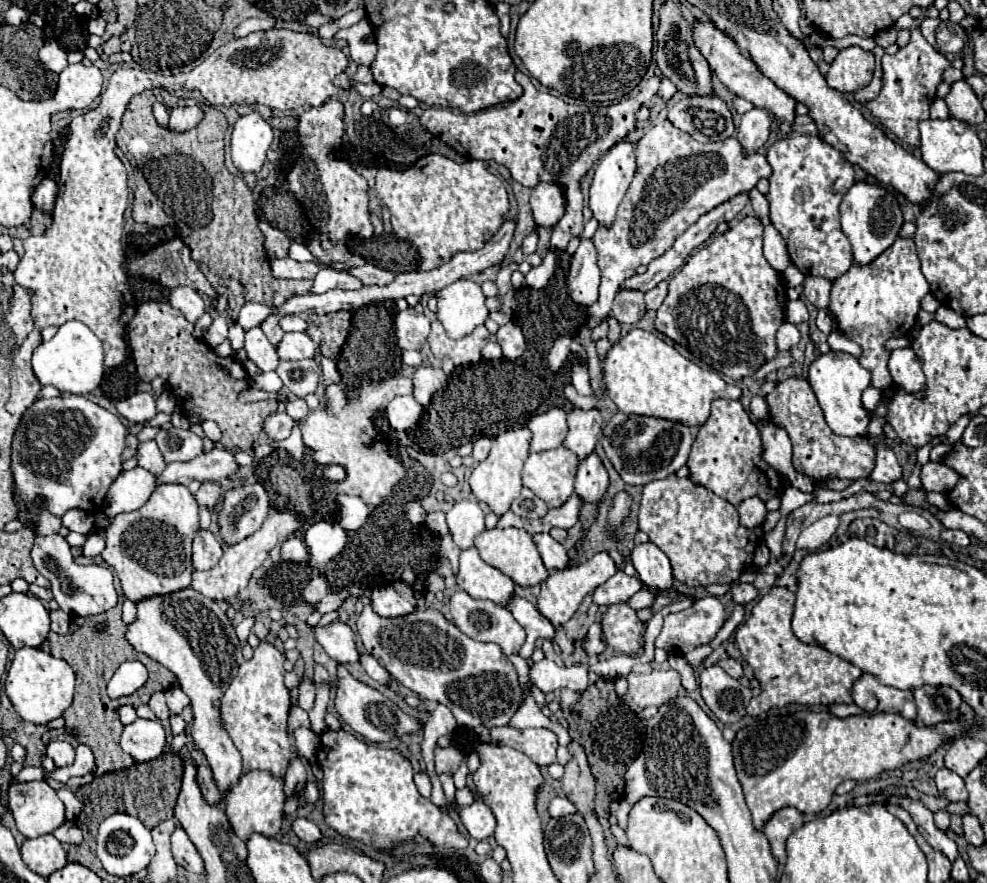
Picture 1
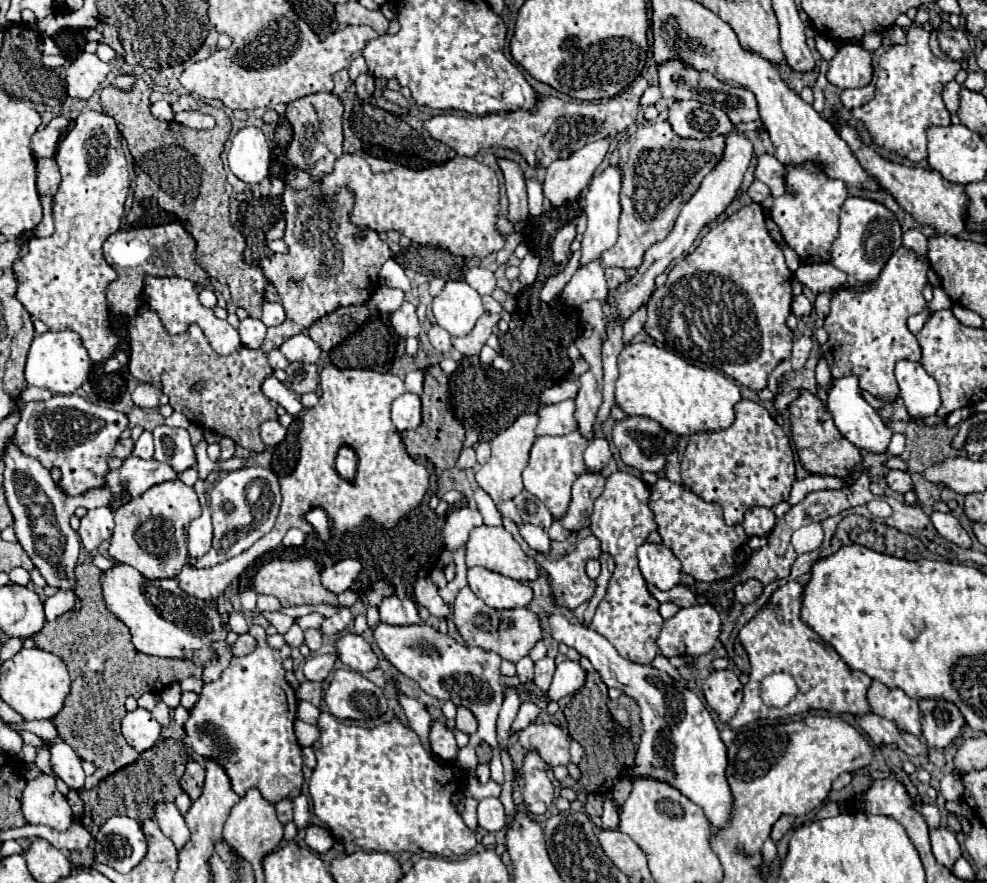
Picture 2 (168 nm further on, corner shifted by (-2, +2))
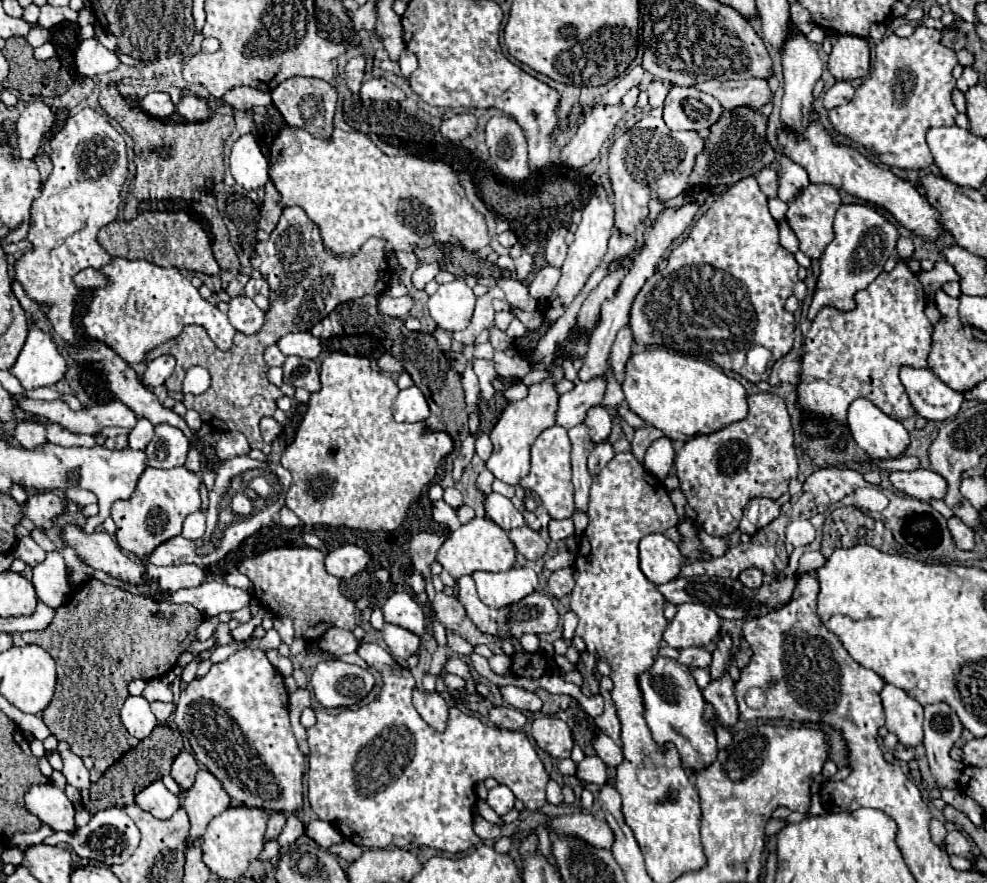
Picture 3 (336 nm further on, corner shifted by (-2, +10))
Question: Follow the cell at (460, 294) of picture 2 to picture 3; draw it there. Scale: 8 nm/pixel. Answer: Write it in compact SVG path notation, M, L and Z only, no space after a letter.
M455 279L453 283L443 283L429 297L427 309L431 319L439 329L449 333L461 331L469 325L475 307L475 295L471 287L465 285L463 279Z

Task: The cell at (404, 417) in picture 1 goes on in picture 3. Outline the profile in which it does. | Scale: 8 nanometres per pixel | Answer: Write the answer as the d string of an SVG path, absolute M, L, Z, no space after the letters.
M413 385L409 389L399 391L395 405L393 405L393 415L397 423L415 423L423 421L429 417L429 405L423 397L423 393Z

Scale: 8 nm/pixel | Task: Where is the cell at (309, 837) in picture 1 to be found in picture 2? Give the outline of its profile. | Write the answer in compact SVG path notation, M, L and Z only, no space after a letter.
M309 825L309 827L307 827L305 841L307 841L307 845L309 845L315 853L327 853L327 851L333 847L333 843L335 843L333 835L331 835L327 829L319 827L319 825Z

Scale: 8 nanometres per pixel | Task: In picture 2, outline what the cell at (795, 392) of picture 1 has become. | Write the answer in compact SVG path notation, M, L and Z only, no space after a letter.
M801 389L799 397L789 405L789 417L791 417L791 437L795 441L799 461L809 473L833 475L833 477L849 477L853 467L863 463L861 449L857 449L853 443L849 443L839 433L839 429L835 427L827 407L813 393Z

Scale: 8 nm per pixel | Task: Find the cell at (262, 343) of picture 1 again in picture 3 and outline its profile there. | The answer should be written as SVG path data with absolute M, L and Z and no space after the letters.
M239 295L239 297L233 297L229 301L227 317L229 317L229 323L237 331L251 335L251 333L257 333L261 329L265 313L247 295Z

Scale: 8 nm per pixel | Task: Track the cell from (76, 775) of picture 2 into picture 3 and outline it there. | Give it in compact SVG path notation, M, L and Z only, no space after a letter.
M63 741L59 743L59 755L61 755L61 759L63 759L63 775L65 775L67 783L73 785L73 787L77 787L79 791L89 789L89 787L91 787L89 771L85 769L83 761L81 761L75 753L71 753L69 745L63 743Z

